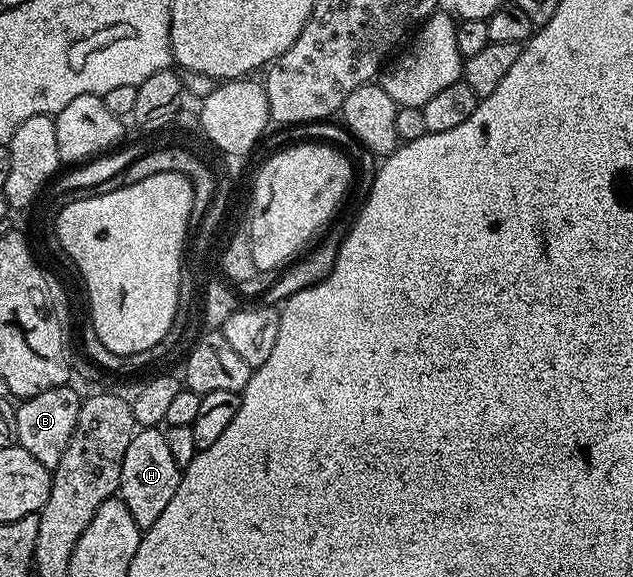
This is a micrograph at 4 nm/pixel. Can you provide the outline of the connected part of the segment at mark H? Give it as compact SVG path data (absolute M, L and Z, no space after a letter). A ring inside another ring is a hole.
M159 427L140 428L125 451L117 496L129 507L129 515L133 515L133 523L137 523L141 531L153 527L153 523L161 519L165 507L169 507L169 499L177 495L180 476L181 466L169 451L166 432Z

